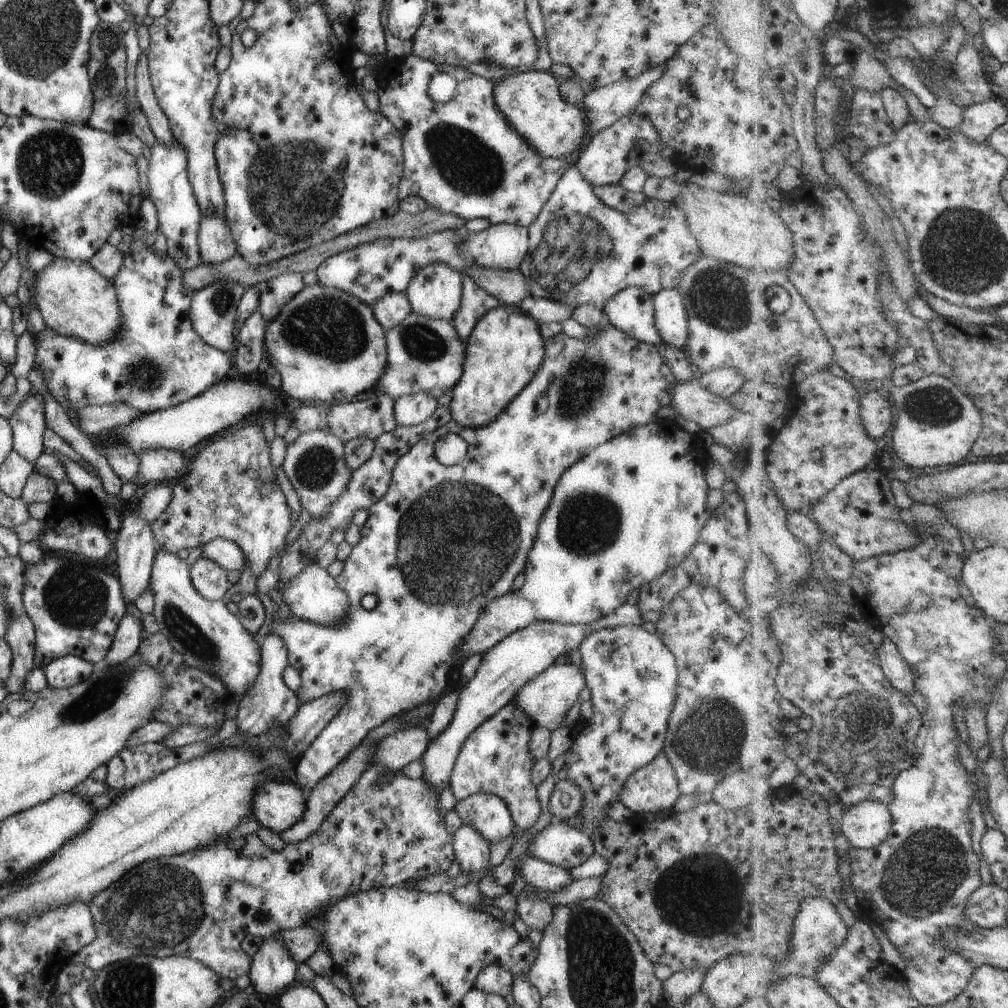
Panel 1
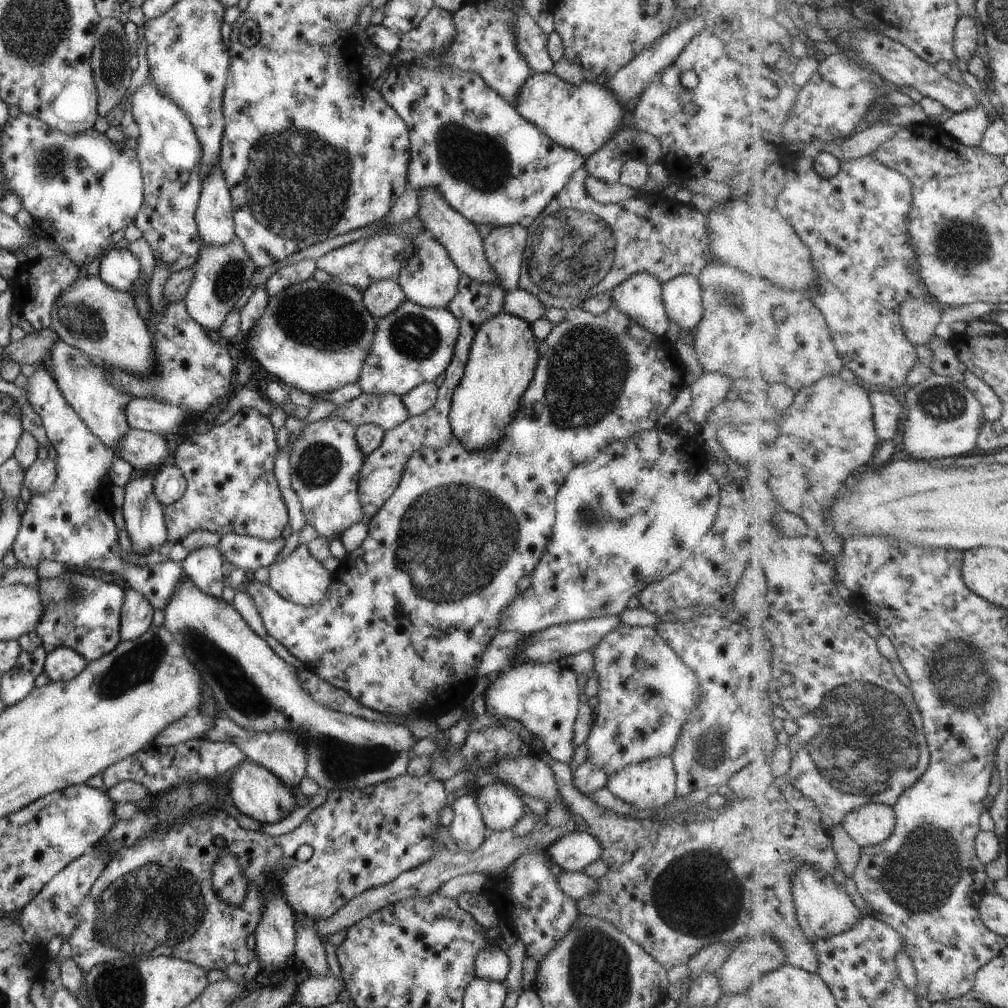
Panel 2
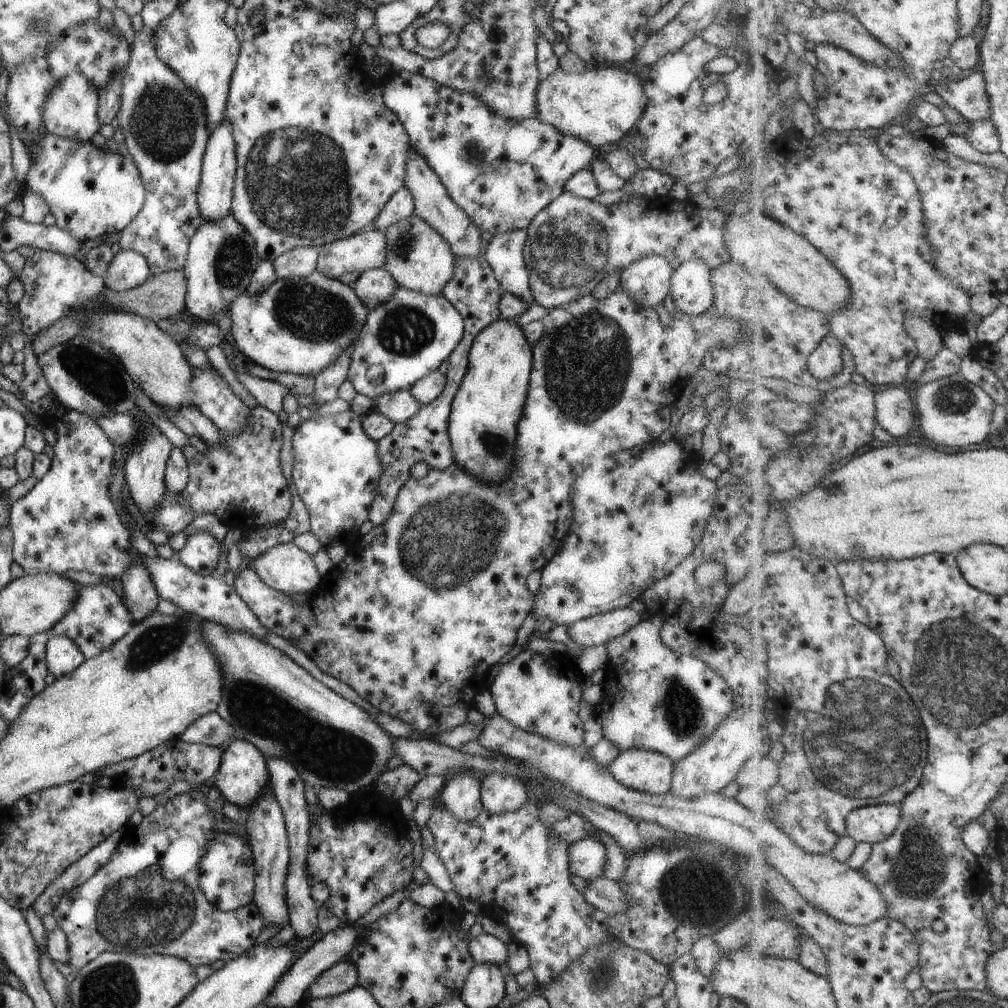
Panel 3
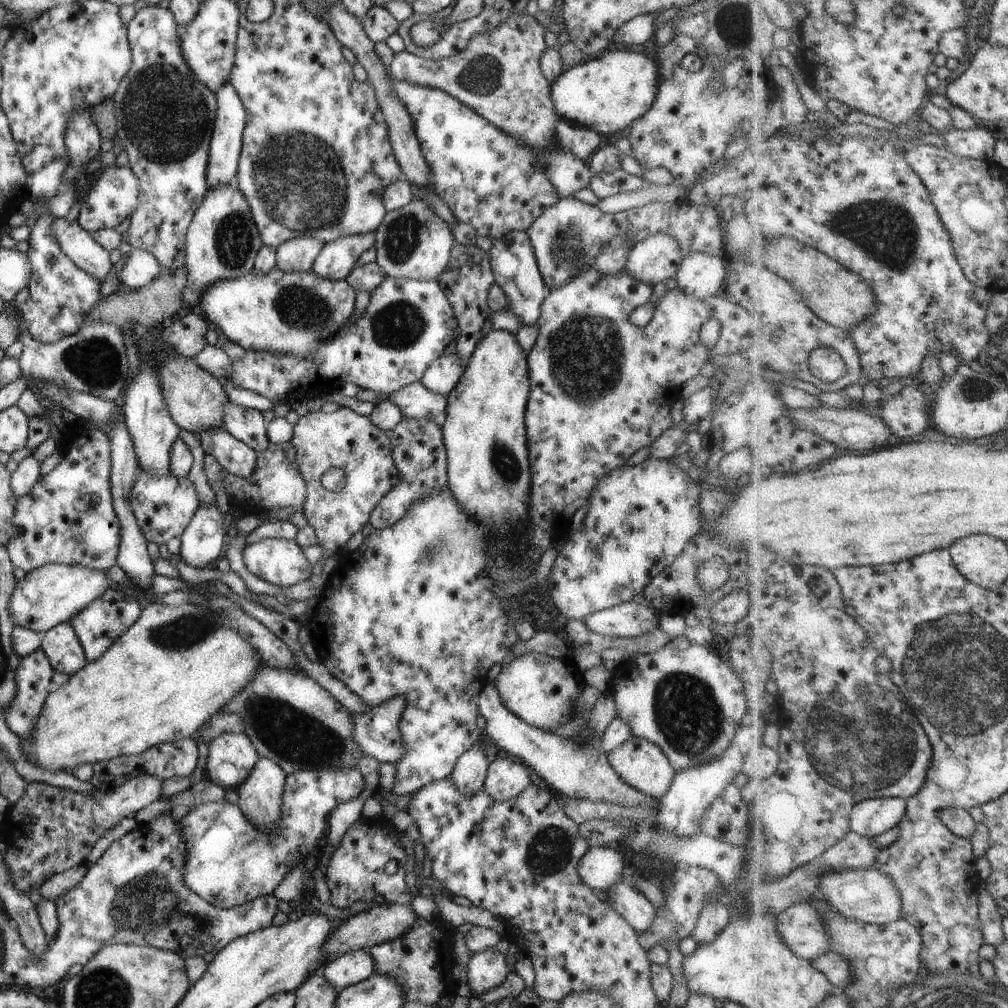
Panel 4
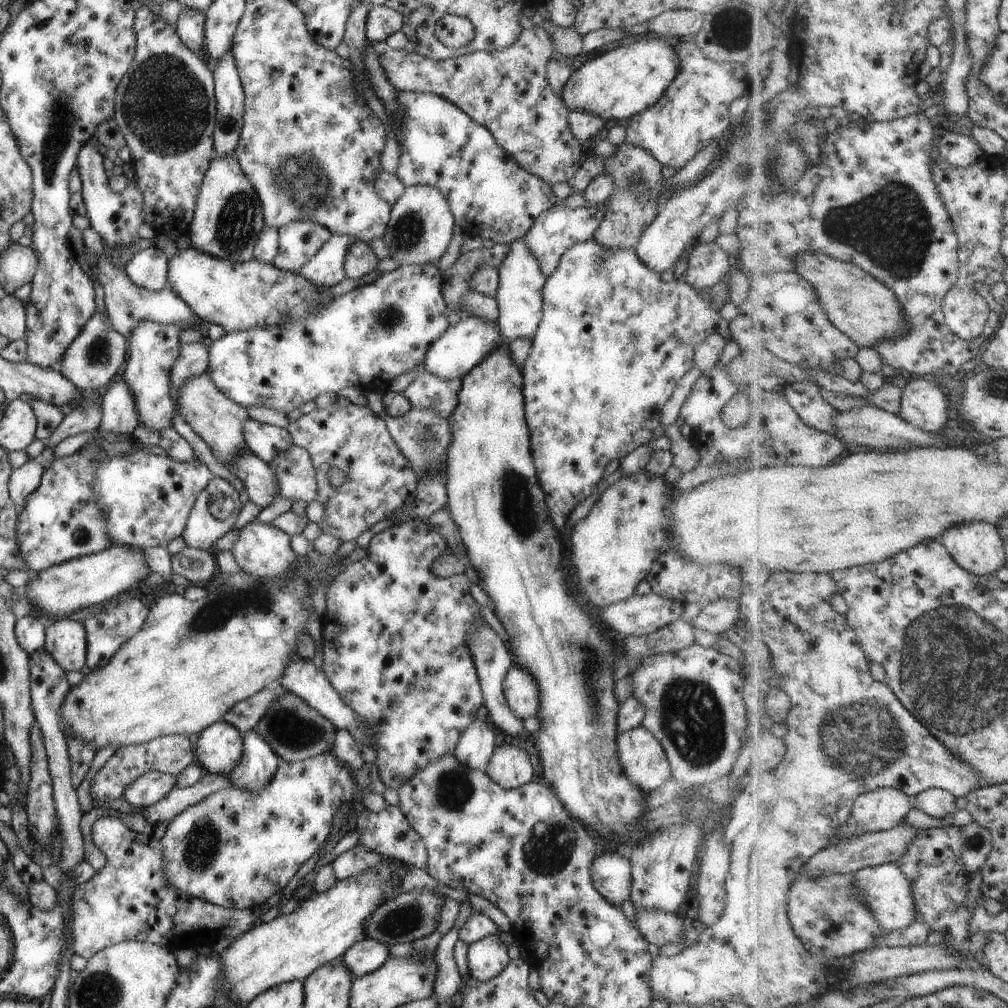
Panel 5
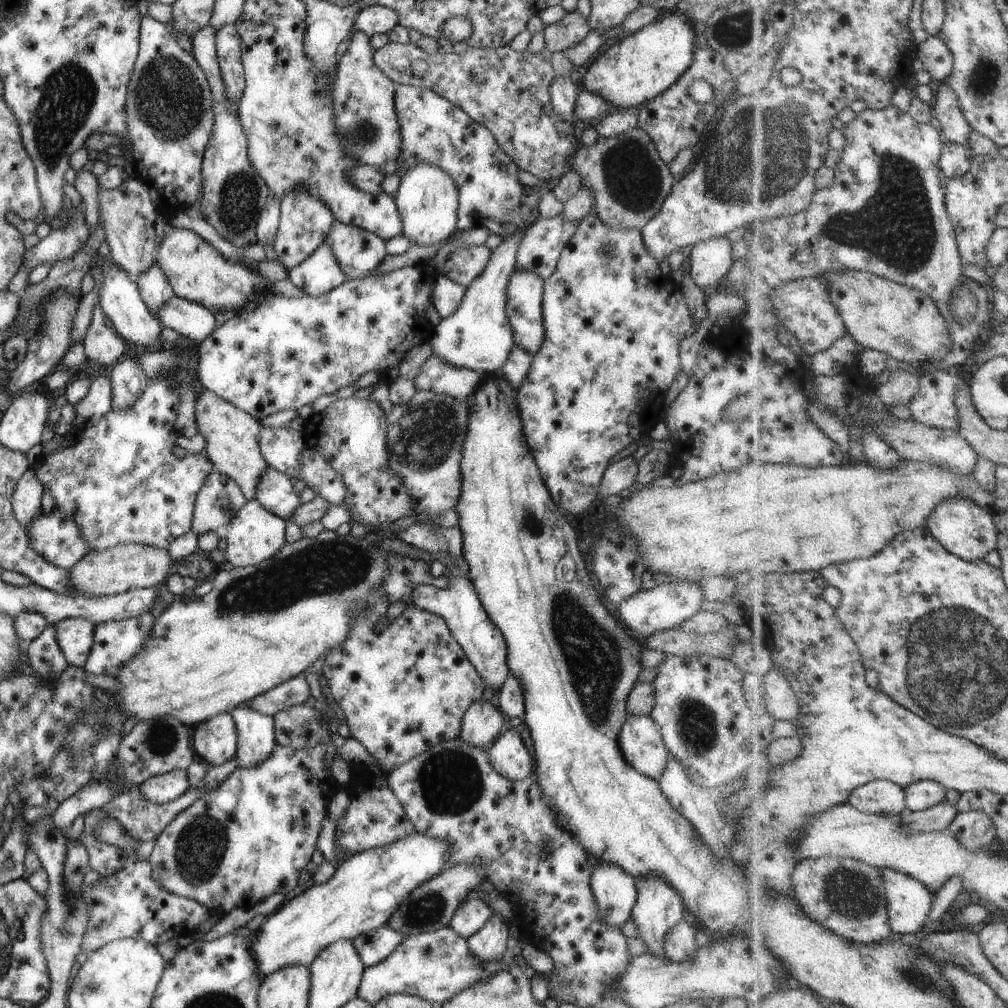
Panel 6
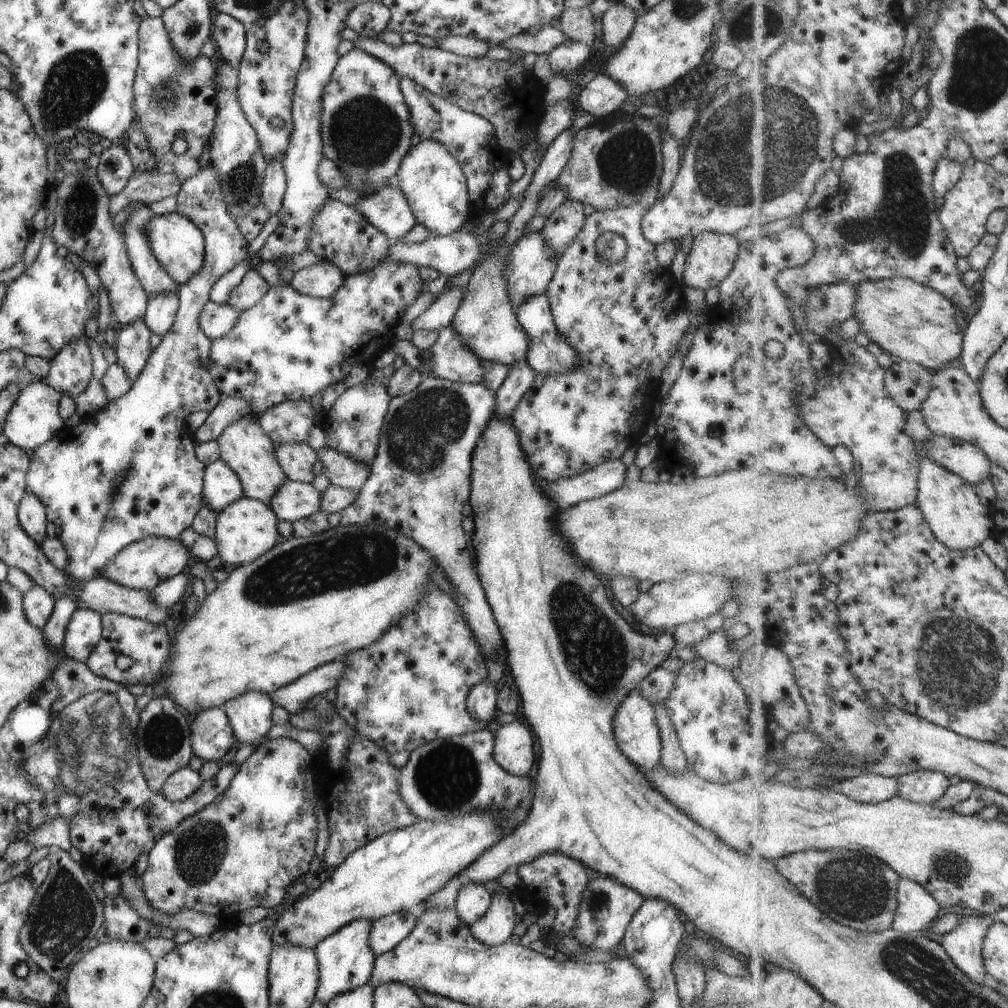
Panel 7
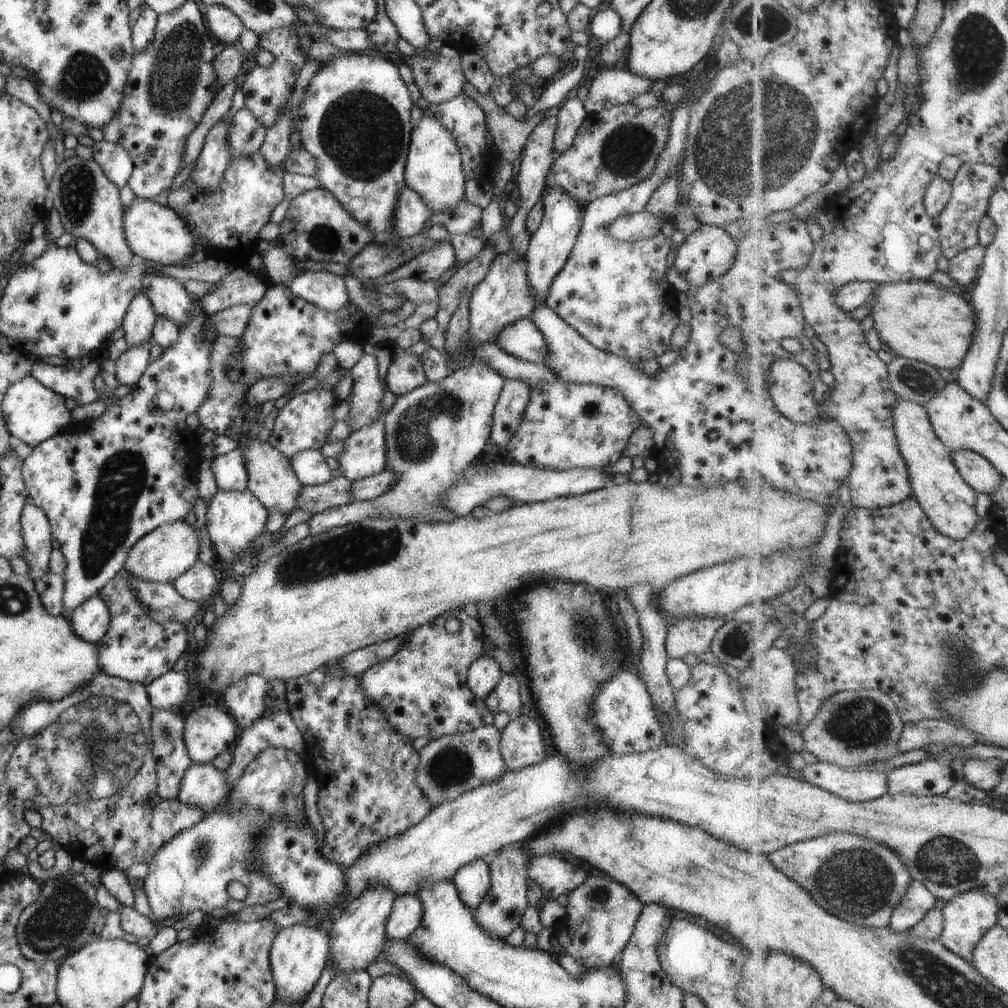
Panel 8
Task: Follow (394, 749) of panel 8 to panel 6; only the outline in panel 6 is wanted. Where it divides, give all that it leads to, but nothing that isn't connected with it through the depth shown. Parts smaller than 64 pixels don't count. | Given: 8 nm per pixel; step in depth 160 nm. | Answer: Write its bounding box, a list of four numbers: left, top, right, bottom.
[333,765,416,854]

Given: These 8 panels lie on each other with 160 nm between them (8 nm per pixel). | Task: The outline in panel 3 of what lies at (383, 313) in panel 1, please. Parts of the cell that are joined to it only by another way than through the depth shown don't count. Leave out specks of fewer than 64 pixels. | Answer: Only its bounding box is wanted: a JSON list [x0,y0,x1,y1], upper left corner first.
[351,267,398,310]

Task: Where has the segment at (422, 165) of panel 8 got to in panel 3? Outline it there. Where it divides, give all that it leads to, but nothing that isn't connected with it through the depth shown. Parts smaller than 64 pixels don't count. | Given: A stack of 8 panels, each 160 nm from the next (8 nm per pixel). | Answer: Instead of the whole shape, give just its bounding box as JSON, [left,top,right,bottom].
[382,214,456,295]

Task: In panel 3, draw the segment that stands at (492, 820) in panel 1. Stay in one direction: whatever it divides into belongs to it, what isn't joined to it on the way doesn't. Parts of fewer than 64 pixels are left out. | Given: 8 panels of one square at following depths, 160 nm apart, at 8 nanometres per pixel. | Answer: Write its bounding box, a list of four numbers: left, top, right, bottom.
[480,774,529,813]

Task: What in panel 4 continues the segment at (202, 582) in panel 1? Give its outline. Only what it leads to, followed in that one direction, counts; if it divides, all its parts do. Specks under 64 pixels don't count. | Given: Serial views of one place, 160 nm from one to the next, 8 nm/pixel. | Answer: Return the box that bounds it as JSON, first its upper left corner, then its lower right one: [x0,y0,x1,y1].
[178,503,227,568]

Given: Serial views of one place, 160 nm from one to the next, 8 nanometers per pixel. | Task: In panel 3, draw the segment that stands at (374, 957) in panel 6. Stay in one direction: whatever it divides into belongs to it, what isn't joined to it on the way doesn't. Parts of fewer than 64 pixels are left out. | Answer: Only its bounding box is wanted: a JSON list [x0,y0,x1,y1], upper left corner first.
[306,961,356,999]

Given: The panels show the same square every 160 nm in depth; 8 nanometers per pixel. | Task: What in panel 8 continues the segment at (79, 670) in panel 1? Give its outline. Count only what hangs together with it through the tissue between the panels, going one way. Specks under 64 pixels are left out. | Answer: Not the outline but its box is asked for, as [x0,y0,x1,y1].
[67,594,109,643]

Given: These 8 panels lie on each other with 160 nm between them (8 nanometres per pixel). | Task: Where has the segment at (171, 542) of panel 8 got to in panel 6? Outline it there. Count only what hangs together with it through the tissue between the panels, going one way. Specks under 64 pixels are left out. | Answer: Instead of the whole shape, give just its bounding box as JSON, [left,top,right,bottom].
[68,543,172,597]

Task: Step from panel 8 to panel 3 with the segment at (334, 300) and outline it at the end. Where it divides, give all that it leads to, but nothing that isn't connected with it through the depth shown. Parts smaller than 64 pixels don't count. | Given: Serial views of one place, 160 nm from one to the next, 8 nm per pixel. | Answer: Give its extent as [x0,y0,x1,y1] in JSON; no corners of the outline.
[316,229,385,279]

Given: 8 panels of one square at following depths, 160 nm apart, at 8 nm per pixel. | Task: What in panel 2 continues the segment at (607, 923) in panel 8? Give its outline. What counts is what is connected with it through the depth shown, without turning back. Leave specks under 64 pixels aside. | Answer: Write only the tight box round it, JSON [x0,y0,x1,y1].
[545,831,600,872]

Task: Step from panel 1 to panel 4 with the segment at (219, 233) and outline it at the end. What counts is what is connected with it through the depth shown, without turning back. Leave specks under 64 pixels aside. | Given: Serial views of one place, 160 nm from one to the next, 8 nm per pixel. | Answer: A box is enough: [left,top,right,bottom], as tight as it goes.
[205,81,245,189]

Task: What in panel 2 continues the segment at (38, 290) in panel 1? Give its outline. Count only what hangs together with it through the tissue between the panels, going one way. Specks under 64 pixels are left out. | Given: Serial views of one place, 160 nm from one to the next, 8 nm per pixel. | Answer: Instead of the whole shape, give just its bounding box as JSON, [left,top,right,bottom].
[48,273,154,377]

